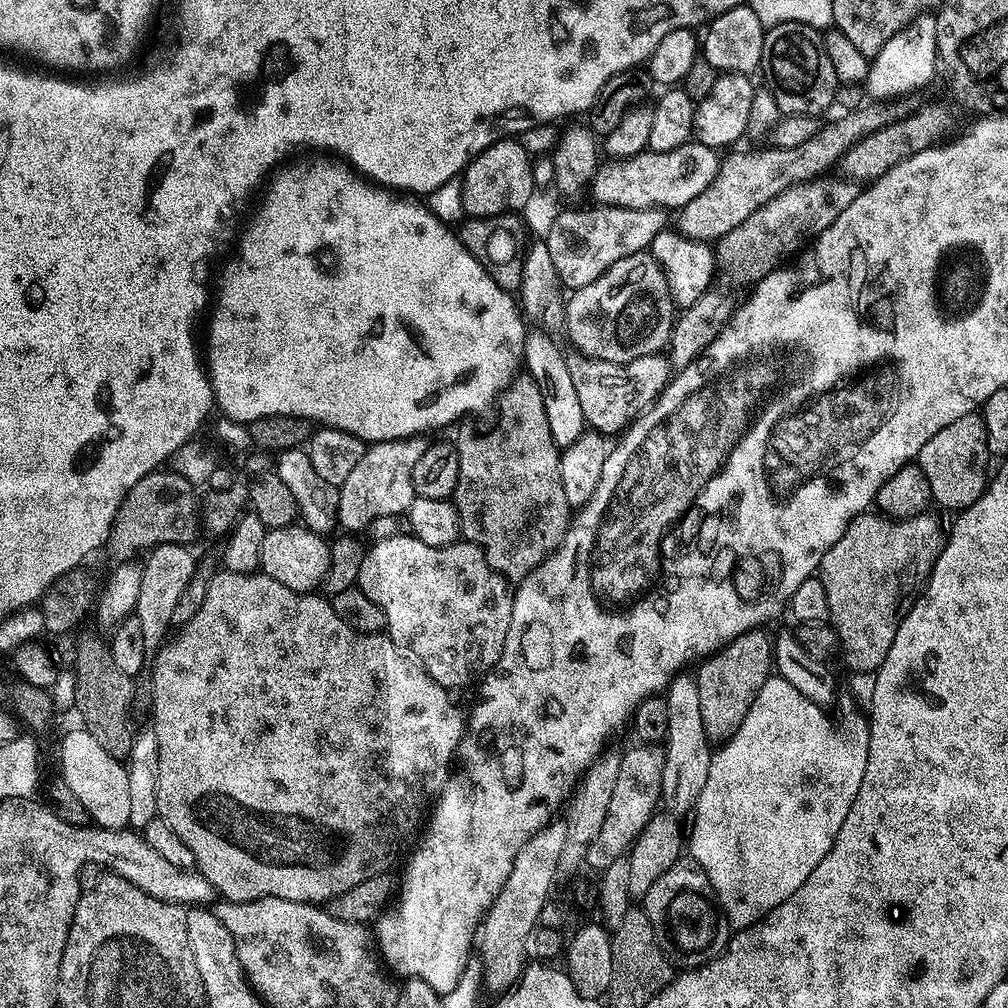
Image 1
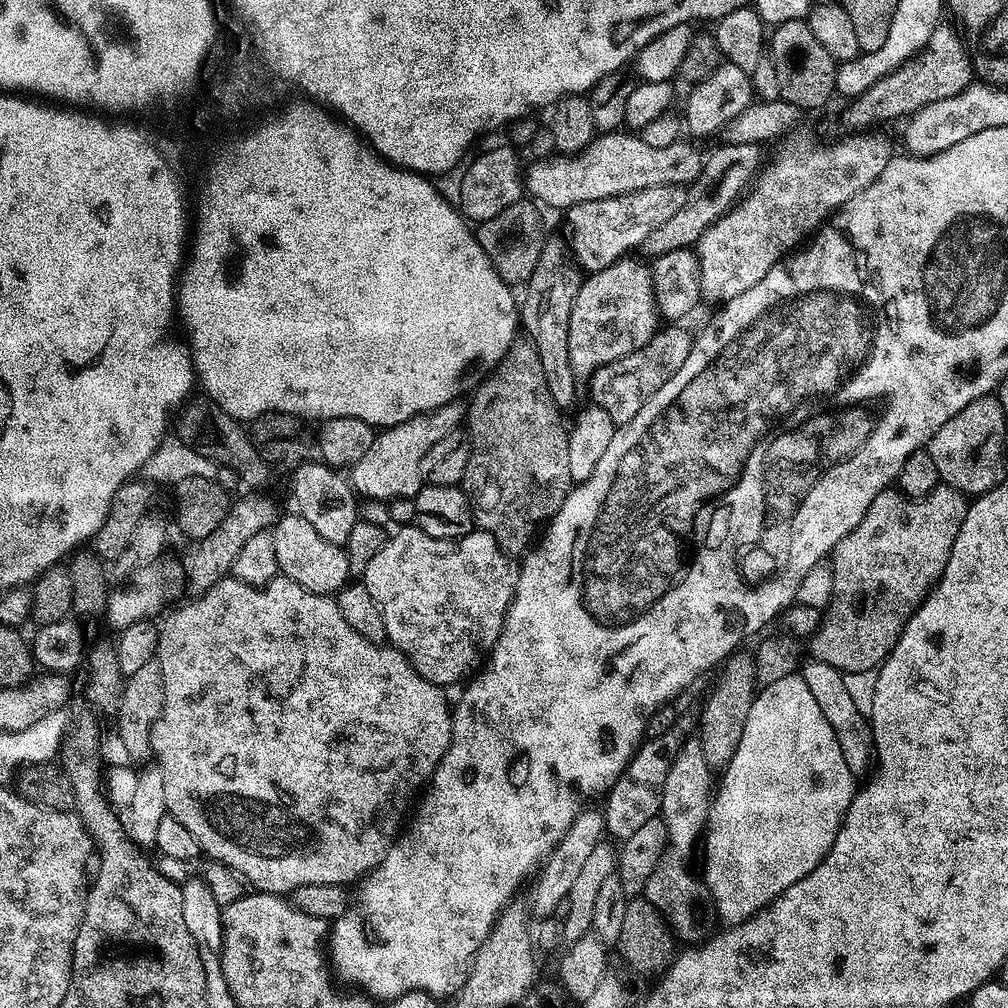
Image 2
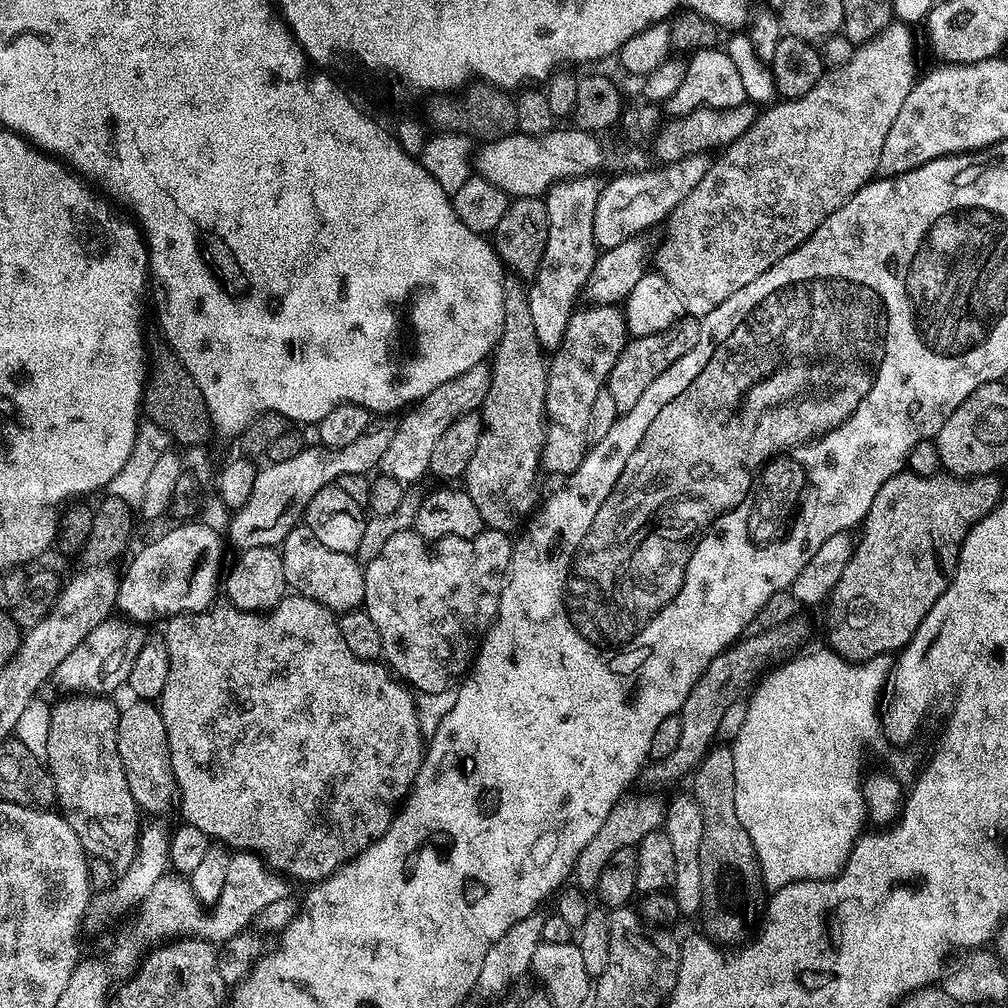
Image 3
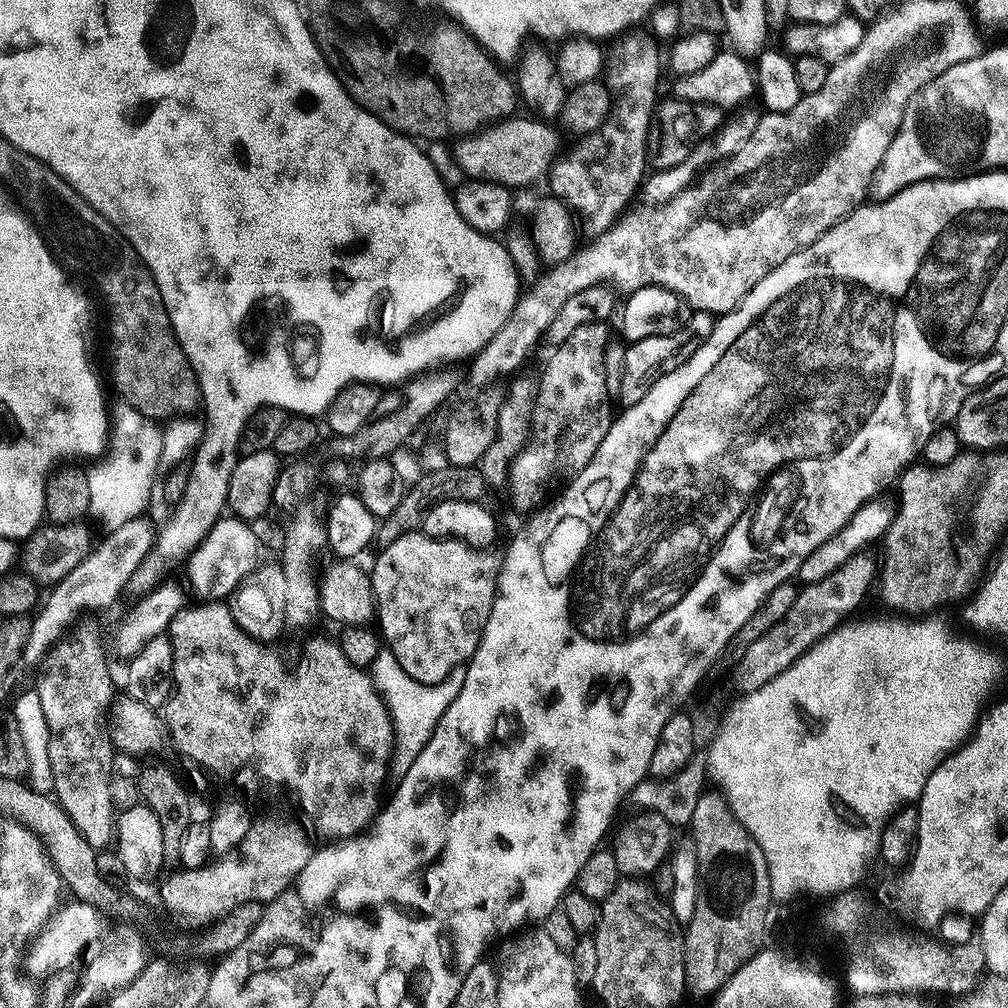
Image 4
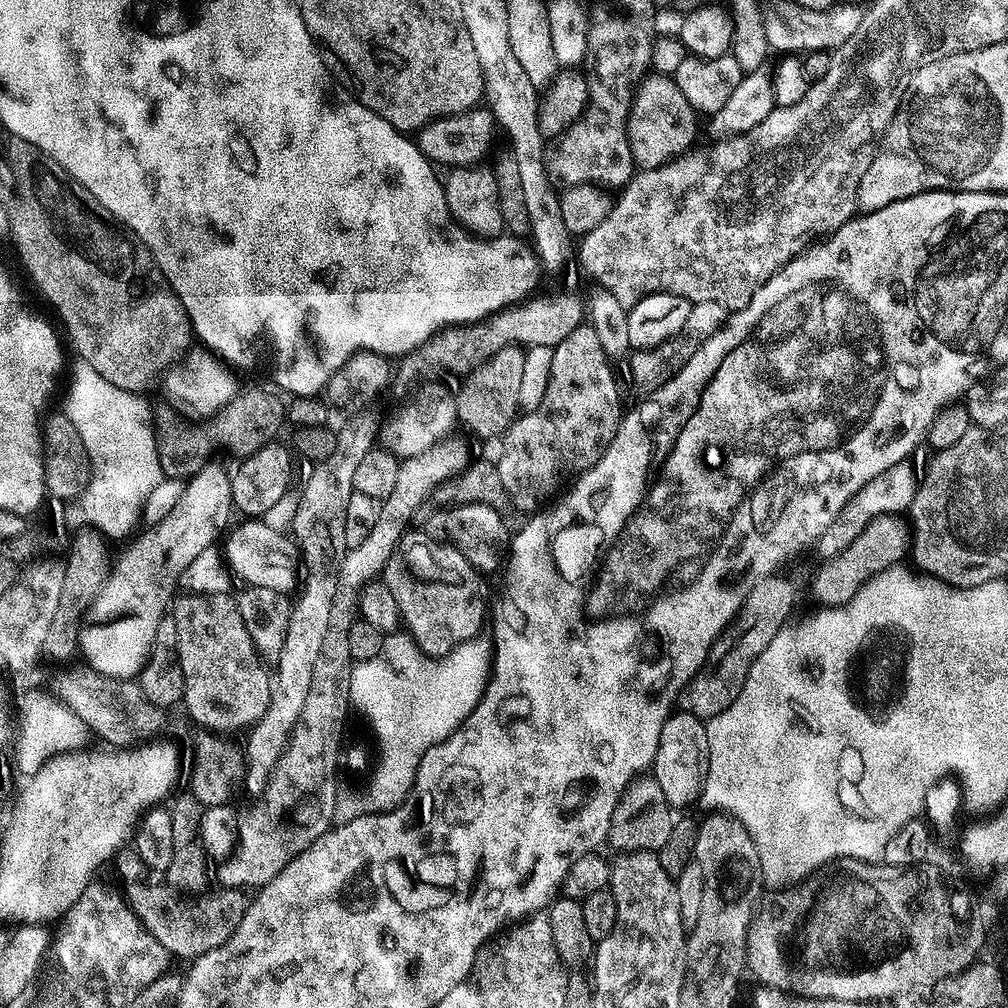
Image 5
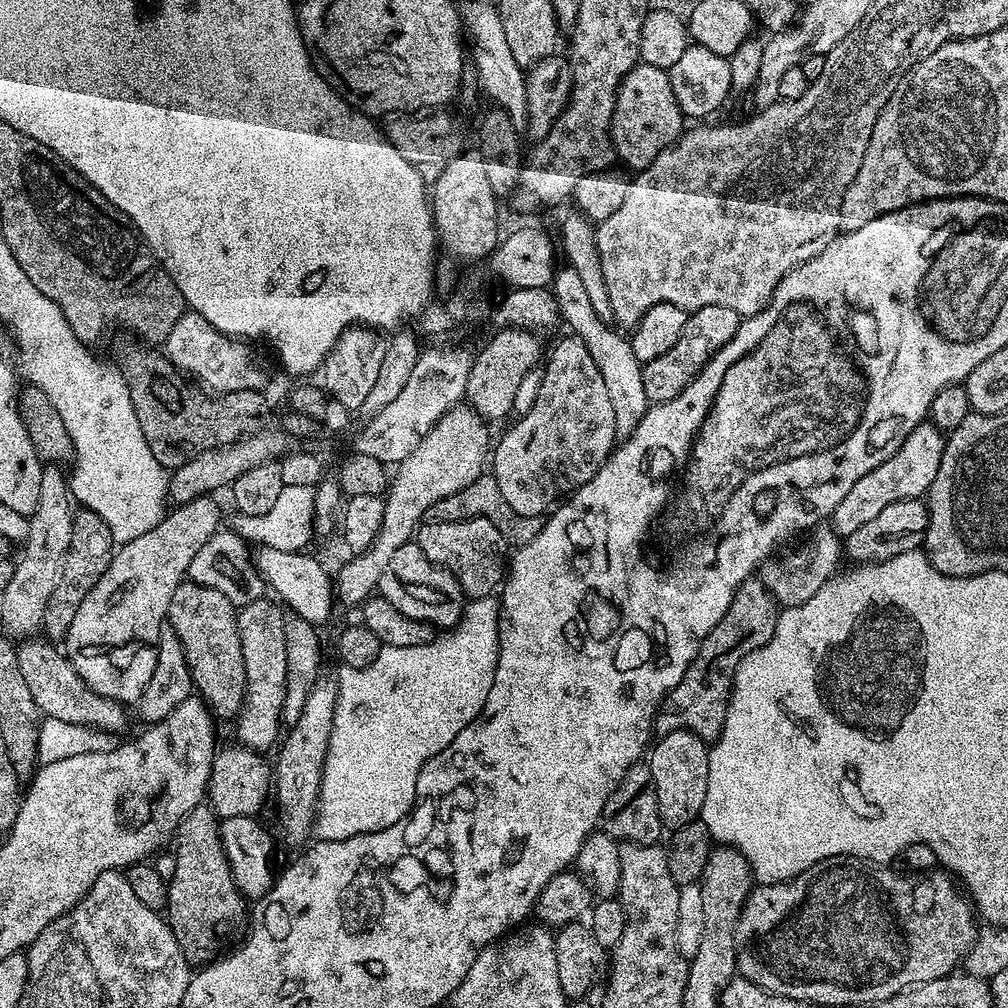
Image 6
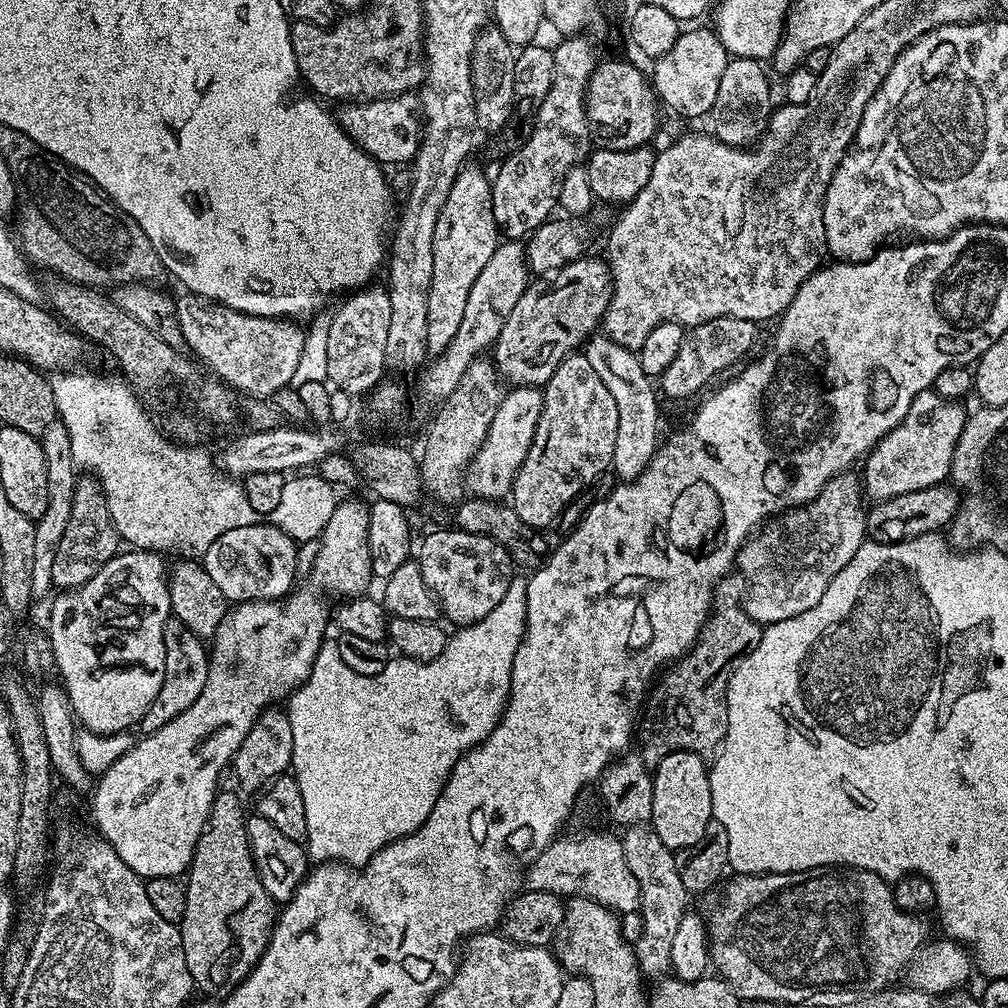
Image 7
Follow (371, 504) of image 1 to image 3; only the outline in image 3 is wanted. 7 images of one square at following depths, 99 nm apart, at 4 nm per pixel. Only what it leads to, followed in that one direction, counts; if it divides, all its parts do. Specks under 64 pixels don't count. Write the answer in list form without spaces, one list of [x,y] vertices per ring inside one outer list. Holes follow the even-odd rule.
[[[487,363],[472,366],[467,372],[458,375],[457,378],[450,379],[449,382],[444,382],[437,389],[432,390],[430,394],[423,399],[411,405],[404,413],[404,418],[399,422],[397,428],[391,431],[388,446],[384,450],[380,458],[379,471],[383,477],[388,477],[397,480],[403,484],[416,484],[423,475],[426,476],[430,462],[430,451],[434,450],[434,445],[438,442],[438,438],[442,436],[446,427],[450,426],[458,418],[467,413],[477,411],[481,404],[484,403],[486,390],[489,389],[489,378],[491,376],[490,368]]]

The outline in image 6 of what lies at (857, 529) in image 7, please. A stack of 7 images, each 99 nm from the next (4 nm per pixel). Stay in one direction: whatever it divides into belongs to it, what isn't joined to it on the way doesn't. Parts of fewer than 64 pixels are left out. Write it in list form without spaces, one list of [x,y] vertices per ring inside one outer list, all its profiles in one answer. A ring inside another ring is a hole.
[[[817,526],[807,533],[806,539],[808,541],[801,548],[796,548],[785,556],[769,558],[758,569],[759,580],[775,598],[777,605],[784,608],[793,608],[802,602],[810,602],[810,598],[814,598],[814,594],[822,590],[824,583],[838,572],[836,566],[840,558],[842,559],[841,537],[837,536],[831,527]]]

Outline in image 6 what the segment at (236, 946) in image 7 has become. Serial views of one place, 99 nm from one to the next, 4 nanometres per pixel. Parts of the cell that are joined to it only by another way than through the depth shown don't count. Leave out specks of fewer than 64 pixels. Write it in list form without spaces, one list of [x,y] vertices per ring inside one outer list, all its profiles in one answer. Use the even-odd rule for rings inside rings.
[[[201,802],[197,808],[190,810],[180,823],[176,825],[174,845],[176,844],[176,869],[172,872],[172,880],[167,881],[168,902],[166,905],[166,919],[168,927],[176,935],[181,949],[189,961],[208,962],[213,959],[212,947],[216,944],[216,932],[236,924],[240,919],[245,919],[244,900],[241,889],[237,888],[232,880],[232,869],[224,857],[224,849],[220,846],[218,833],[218,817],[207,803]],[[241,896],[241,897],[240,897]],[[180,904],[192,904],[189,908],[180,909]]]

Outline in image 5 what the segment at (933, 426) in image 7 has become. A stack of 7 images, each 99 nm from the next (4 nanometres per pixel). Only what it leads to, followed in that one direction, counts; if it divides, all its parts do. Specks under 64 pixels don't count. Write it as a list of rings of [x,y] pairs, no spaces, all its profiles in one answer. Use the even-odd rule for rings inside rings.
[[[905,462],[898,466],[890,466],[890,470],[878,474],[878,478],[870,478],[870,482],[866,482],[866,486],[858,490],[858,494],[844,507],[842,514],[838,514],[838,518],[834,518],[834,522],[830,522],[830,526],[826,526],[826,530],[822,530],[822,534],[816,540],[814,552],[820,555],[821,561],[828,561],[842,554],[842,550],[850,546],[850,542],[865,530],[872,519],[904,514],[911,509],[918,476],[917,473],[916,476],[912,473],[910,465],[911,463]]]

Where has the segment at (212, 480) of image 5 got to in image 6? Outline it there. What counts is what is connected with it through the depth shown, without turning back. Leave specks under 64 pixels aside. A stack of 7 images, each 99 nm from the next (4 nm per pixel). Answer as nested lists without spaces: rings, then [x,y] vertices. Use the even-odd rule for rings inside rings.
[[[200,495],[196,500],[188,504],[177,503],[171,511],[160,520],[154,530],[134,538],[130,542],[119,545],[113,551],[110,566],[98,578],[98,582],[89,590],[77,608],[74,620],[70,622],[66,637],[66,655],[71,660],[74,670],[84,680],[84,685],[100,696],[119,701],[124,706],[139,701],[146,682],[150,680],[150,674],[154,674],[156,660],[136,660],[136,666],[110,666],[110,658],[107,654],[101,656],[84,656],[84,648],[104,648],[103,650],[118,649],[124,645],[155,645],[160,637],[160,627],[166,622],[170,598],[174,598],[174,590],[178,590],[180,584],[185,583],[188,575],[188,567],[202,549],[206,541],[221,527],[220,512],[212,501],[211,495]]]

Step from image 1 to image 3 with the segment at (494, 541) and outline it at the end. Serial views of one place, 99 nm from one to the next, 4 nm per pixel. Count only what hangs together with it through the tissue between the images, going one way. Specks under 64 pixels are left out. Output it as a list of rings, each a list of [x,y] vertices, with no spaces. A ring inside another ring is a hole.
[[[512,274],[505,275],[503,282],[502,334],[498,338],[496,347],[492,349],[489,389],[486,390],[484,403],[478,409],[482,425],[480,437],[478,446],[474,446],[474,455],[470,457],[470,466],[466,466],[464,471],[462,487],[465,492],[470,494],[474,506],[478,506],[478,514],[484,519],[488,528],[512,534],[537,511],[542,500],[540,488],[536,483],[540,480],[544,459],[544,434],[546,431],[544,411],[546,410],[548,364],[546,363],[546,353],[538,342],[538,333],[534,330],[525,285]]]

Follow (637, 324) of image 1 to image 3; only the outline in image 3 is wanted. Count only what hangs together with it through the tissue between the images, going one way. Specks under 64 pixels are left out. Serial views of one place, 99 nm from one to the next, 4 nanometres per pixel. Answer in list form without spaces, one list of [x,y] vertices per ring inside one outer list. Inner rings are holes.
[[[596,302],[593,308],[581,307],[573,312],[566,326],[566,334],[562,338],[562,346],[551,353],[548,364],[548,385],[546,386],[546,431],[544,434],[543,467],[552,472],[571,474],[582,466],[585,456],[590,450],[590,410],[601,390],[607,385],[610,370],[614,370],[614,362],[622,354],[622,350],[630,339],[625,314],[619,307],[608,302]]]

